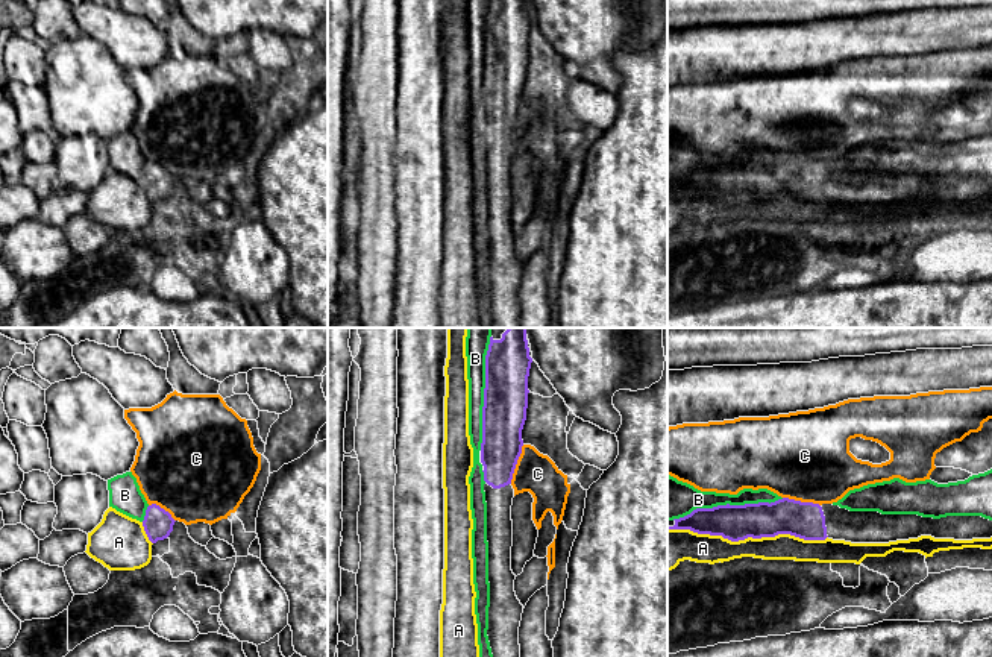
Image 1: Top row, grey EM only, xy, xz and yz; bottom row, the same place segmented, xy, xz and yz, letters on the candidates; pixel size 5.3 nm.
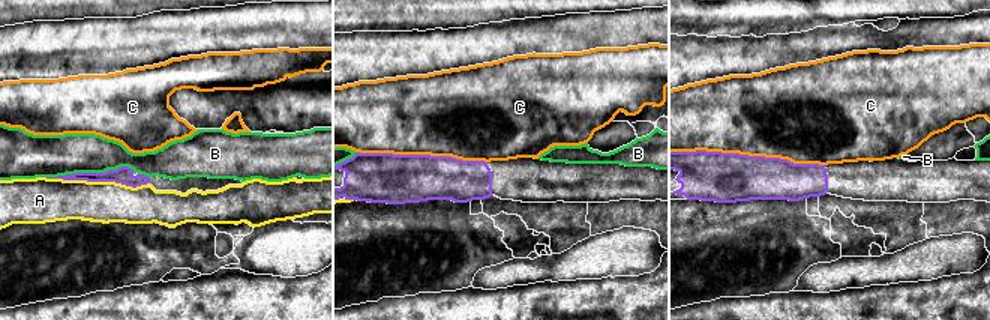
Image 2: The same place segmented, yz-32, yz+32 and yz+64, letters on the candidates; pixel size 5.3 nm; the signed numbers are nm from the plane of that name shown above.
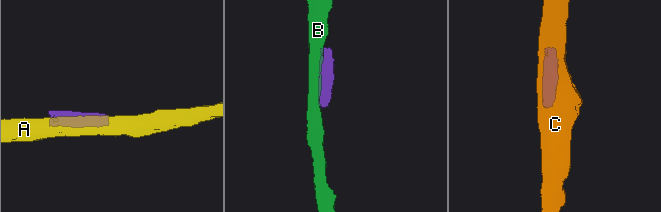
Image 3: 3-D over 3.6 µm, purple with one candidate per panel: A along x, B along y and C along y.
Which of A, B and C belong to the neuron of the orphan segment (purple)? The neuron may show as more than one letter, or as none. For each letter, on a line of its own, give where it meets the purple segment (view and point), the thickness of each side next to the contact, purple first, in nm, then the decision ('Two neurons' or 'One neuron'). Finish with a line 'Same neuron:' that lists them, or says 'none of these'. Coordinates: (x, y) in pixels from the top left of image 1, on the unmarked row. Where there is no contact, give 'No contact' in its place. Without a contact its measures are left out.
A: Touches purple at yz (748, 196). Thickness 190 nm (purple) against 160 nm. Two neurons
B: Touches purple at xz (484, 55). Thickness 240 nm (purple) against 110 nm. Two neurons
C: Touches purple at xz (516, 123). Thickness 220 nm (purple) against 220 nm. Two neurons
Same neuron: none of these

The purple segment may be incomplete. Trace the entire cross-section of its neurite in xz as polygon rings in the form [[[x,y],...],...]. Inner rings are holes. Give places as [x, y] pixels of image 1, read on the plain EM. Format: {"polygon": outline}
{"polygon": [[[490,0],[485,15],[481,123],[485,141],[490,243],[487,296],[493,314],[493,328],[520,328],[519,287],[523,266],[516,256],[516,235],[511,231],[511,165],[514,158],[511,140],[523,106],[522,90],[526,80],[531,23],[528,0]]]}

